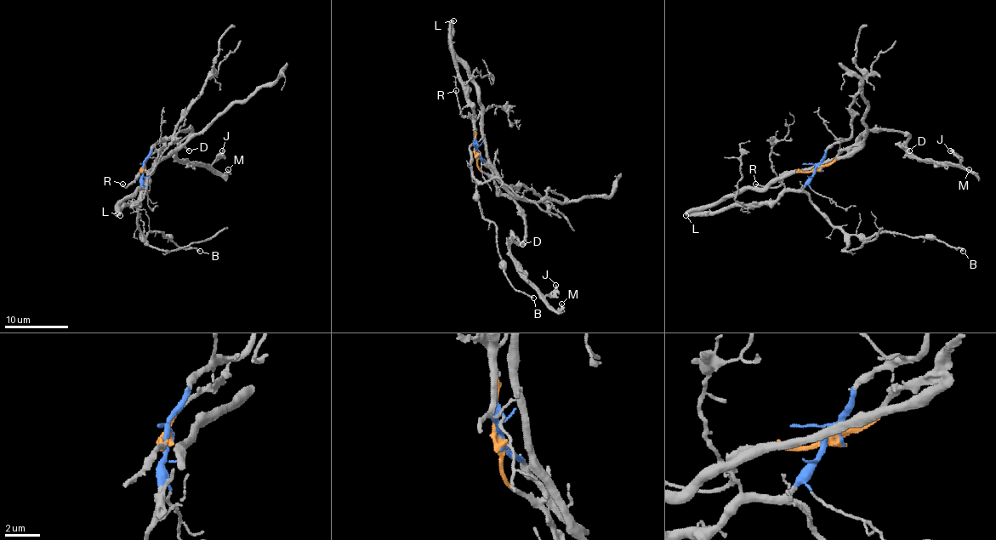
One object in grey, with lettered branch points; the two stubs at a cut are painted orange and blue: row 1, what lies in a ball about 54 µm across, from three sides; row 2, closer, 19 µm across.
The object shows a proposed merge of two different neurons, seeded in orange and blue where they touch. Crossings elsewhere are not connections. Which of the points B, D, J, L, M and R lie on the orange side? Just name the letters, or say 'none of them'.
D, J, M, R

